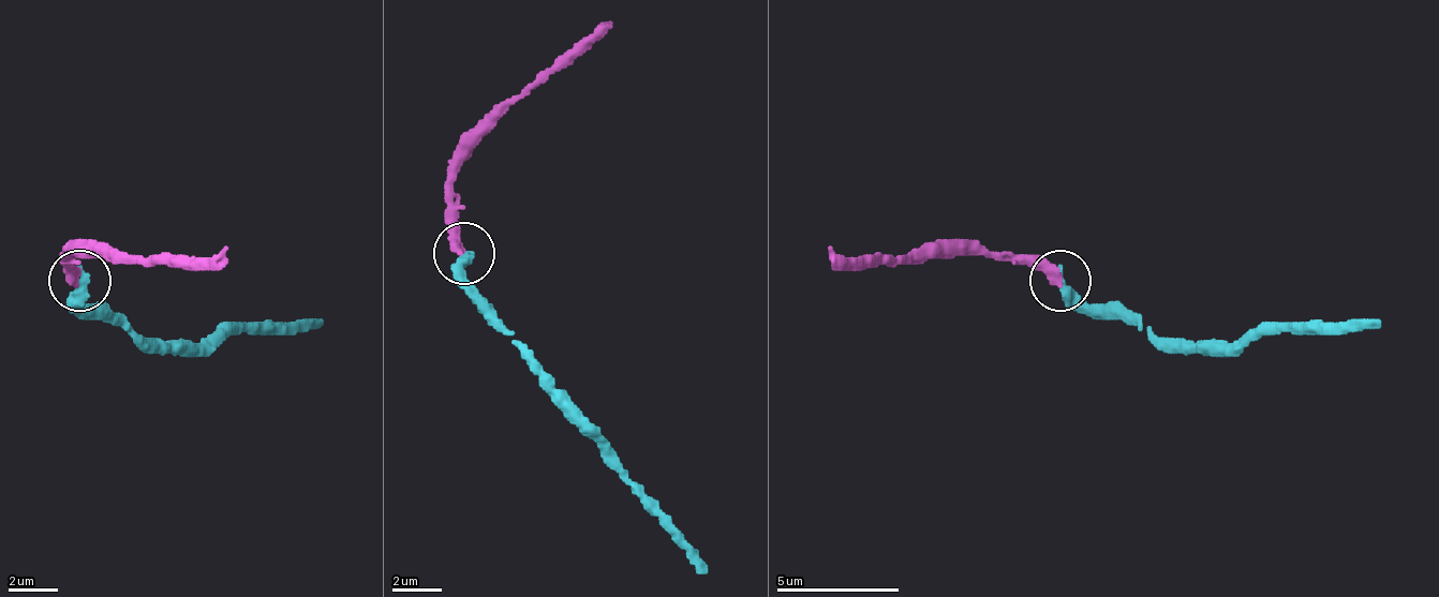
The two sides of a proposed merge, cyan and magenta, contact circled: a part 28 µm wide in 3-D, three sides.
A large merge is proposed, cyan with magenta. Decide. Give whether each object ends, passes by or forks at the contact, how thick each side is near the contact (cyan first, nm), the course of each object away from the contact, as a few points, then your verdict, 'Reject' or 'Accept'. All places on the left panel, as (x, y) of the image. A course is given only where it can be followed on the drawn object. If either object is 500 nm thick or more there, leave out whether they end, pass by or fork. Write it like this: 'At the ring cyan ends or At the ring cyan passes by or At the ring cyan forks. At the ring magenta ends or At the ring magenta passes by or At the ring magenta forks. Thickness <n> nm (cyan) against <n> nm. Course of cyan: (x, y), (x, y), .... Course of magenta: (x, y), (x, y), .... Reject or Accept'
At the ring cyan ends. At the ring magenta ends. Thickness 440 nm (cyan) against 440 nm. Course of cyan: (78, 279), (78, 303), (103, 303), (146, 341), (207, 346), (232, 328), (323, 322). Course of magenta: (78, 279), (65, 267), (65, 254), (213, 260), (225, 249). Accept

